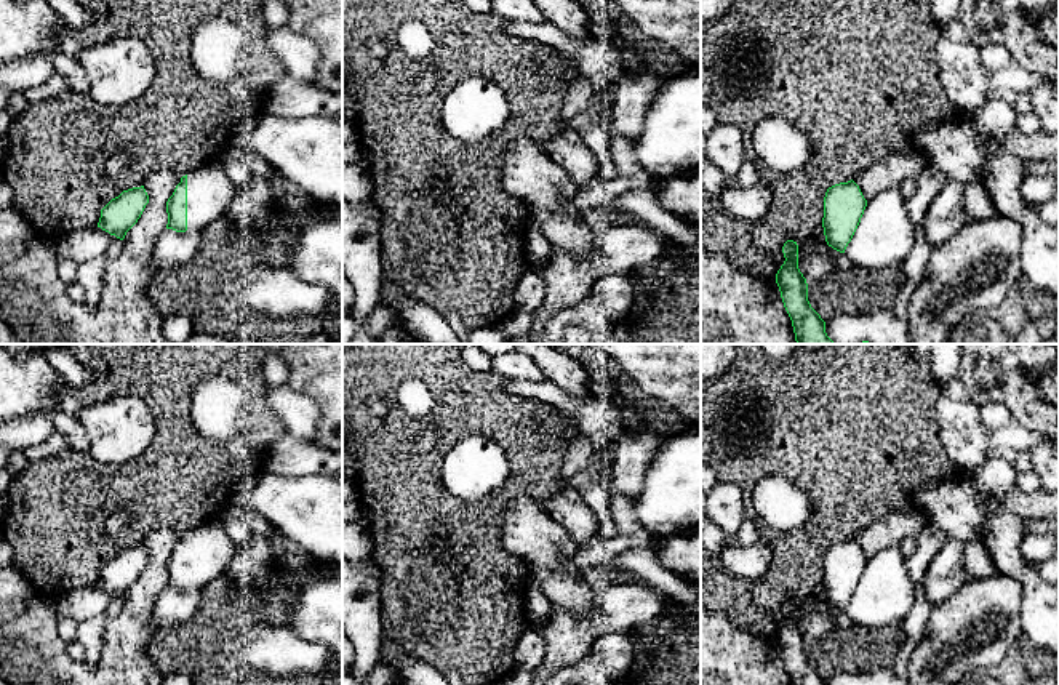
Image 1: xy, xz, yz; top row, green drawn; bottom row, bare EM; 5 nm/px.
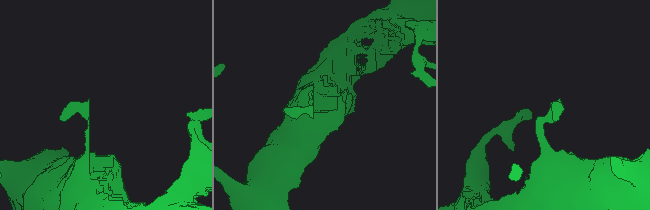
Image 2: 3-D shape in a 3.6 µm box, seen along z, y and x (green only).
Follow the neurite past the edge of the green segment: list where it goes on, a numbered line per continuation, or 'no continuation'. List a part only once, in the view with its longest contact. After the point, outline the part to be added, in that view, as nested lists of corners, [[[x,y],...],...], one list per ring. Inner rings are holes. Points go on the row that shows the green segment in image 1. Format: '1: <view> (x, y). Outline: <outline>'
1: xy (210, 192). Outline: [[[210,160],[187,173],[187,230],[205,230],[214,221],[229,216],[237,189],[226,173],[226,165]]]

